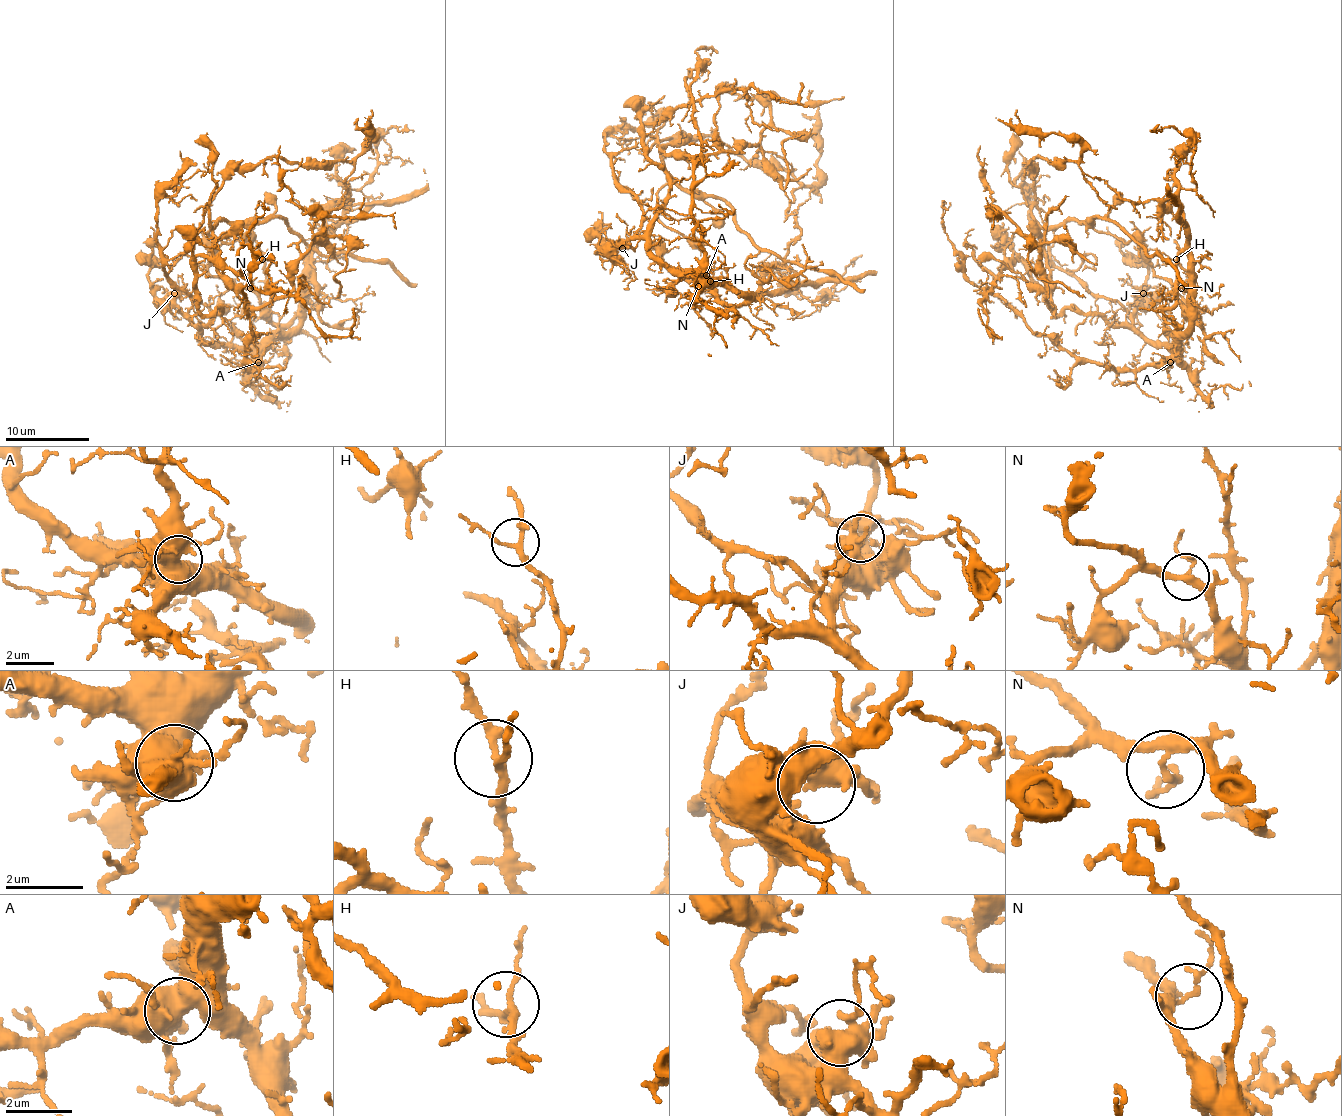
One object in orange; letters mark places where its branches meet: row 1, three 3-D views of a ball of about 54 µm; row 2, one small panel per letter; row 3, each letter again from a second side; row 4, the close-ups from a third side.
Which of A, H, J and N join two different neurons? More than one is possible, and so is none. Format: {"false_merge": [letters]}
{"false_merge": []}

